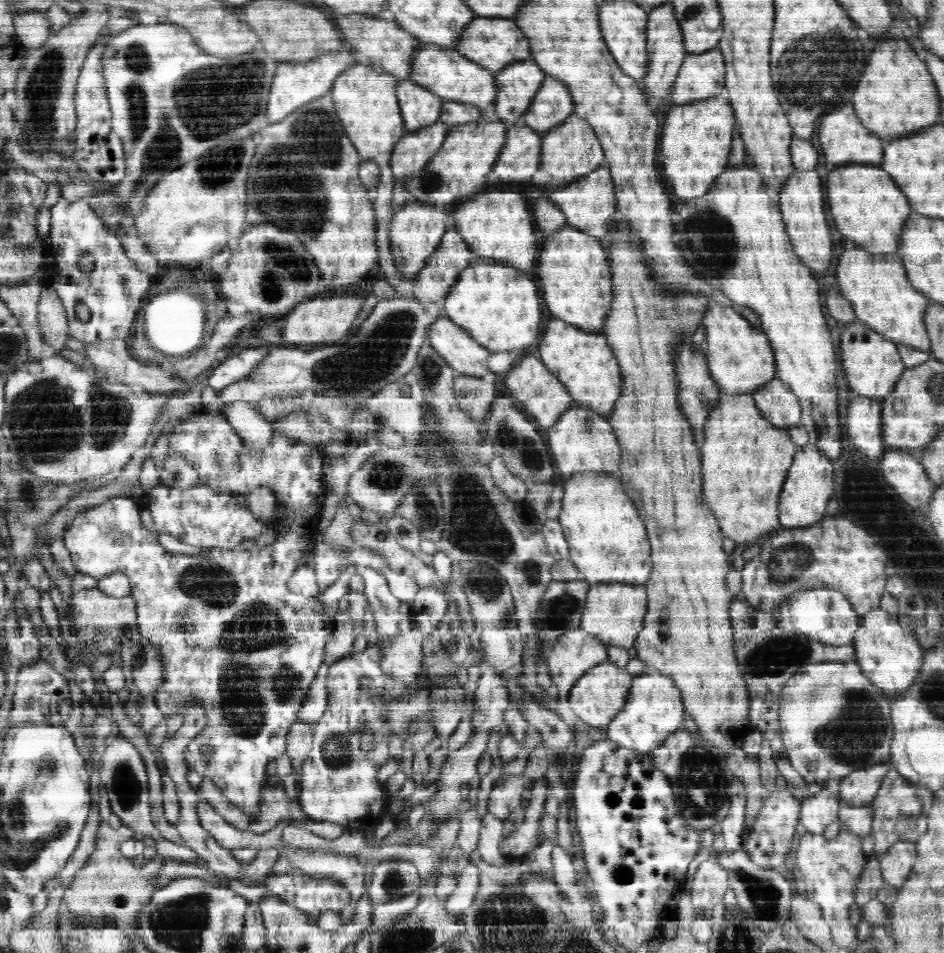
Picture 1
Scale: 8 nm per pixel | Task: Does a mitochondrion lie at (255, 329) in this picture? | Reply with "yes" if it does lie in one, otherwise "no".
no

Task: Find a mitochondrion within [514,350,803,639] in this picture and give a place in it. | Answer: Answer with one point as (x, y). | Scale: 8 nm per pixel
(560, 612)

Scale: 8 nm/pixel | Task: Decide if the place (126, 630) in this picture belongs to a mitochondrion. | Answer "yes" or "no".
no

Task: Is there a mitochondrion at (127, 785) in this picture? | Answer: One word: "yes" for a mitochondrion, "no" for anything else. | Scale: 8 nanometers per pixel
yes

